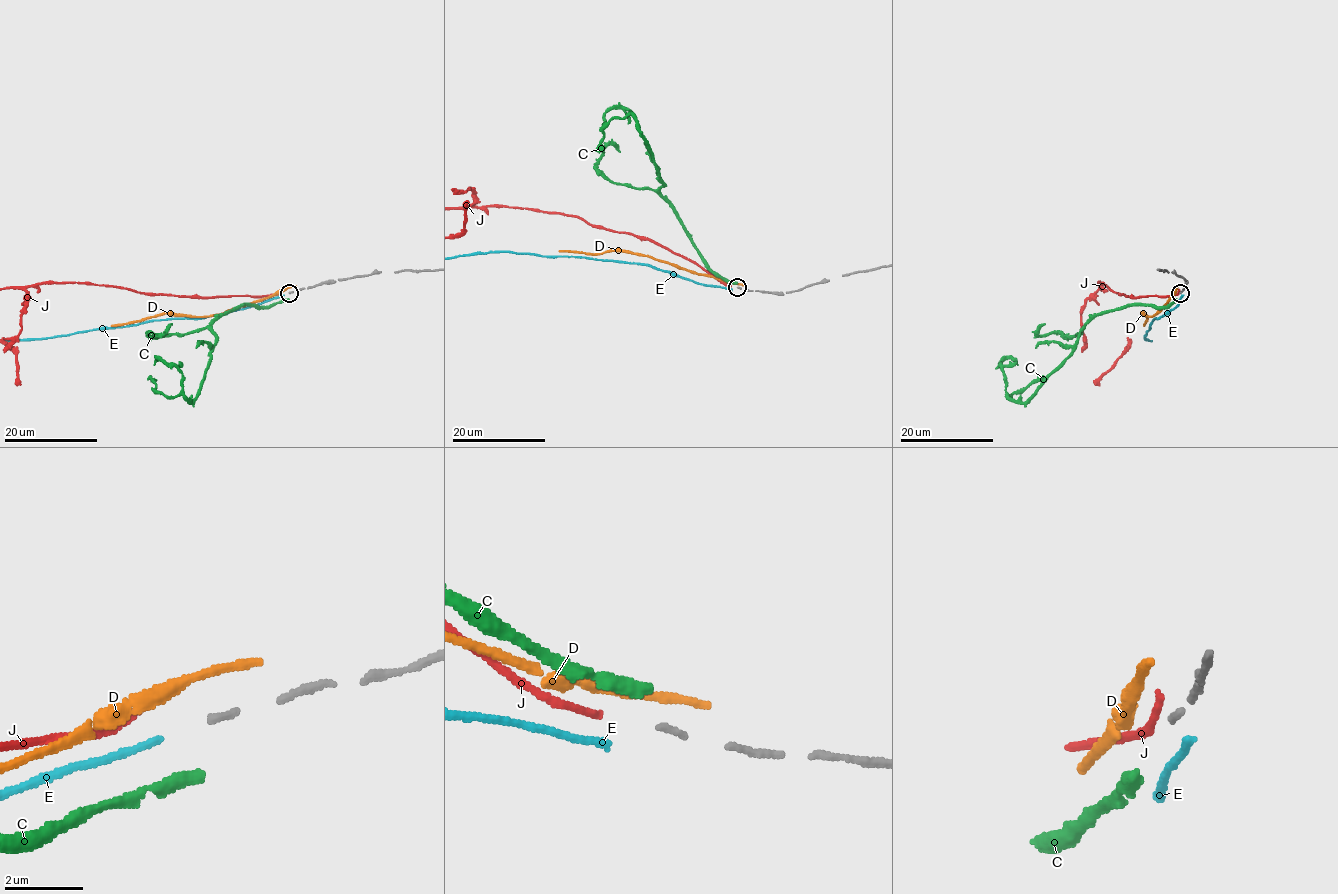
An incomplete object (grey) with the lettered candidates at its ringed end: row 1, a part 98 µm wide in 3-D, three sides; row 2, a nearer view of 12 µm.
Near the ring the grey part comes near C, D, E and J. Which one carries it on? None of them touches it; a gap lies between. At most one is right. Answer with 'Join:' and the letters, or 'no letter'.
Join: no letter

